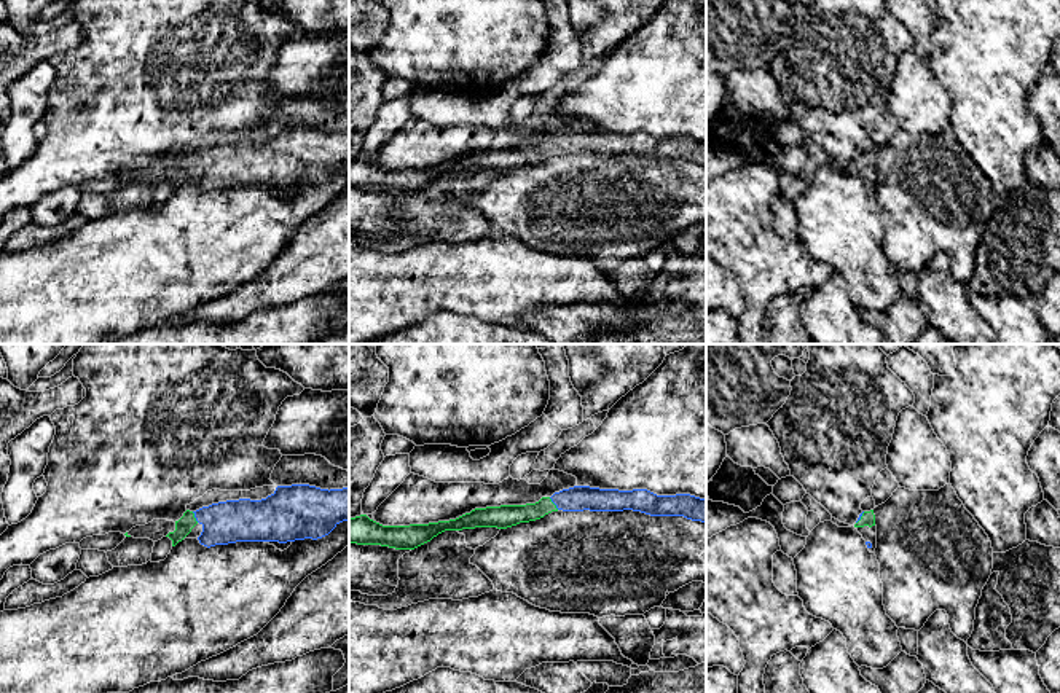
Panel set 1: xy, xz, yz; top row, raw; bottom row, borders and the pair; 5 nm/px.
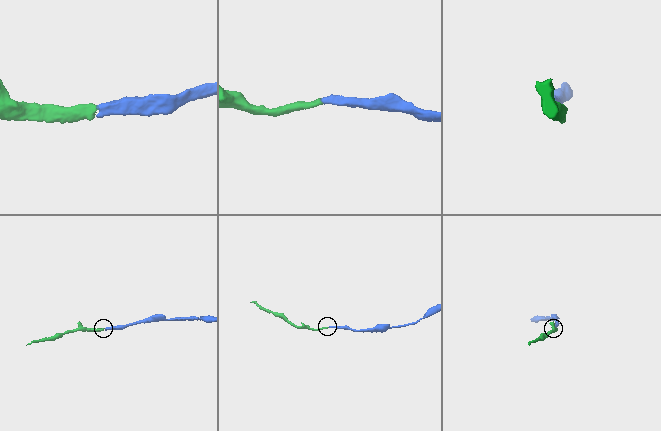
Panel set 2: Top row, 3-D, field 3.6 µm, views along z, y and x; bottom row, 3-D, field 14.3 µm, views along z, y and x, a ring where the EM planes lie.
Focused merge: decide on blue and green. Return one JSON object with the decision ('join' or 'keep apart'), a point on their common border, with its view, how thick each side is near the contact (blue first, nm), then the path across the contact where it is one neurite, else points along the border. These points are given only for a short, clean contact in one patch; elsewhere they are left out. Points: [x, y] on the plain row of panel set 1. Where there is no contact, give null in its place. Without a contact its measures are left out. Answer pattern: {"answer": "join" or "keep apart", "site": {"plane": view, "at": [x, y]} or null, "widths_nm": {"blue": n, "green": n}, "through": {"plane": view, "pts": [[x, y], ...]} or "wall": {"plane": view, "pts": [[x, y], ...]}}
{"answer": "join", "site": {"plane": "xz", "at": [553, 145]}, "widths_nm": {"blue": 130, "green": 110}, "through": {"plane": "xz", "pts": [[579, 140], [553, 145], [533, 155], [506, 158]]}}

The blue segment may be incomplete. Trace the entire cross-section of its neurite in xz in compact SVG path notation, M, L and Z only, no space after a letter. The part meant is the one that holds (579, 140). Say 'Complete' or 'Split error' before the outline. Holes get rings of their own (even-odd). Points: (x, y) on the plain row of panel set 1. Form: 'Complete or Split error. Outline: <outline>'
Split error. Outline: M574 129L536 147L475 151L456 162L429 167L383 169L367 158L349 161L349 186L414 193L445 174L475 170L507 172L544 161L552 155L623 155L650 159L684 159L706 166L706 142L690 137L657 139L647 132L618 134Z

